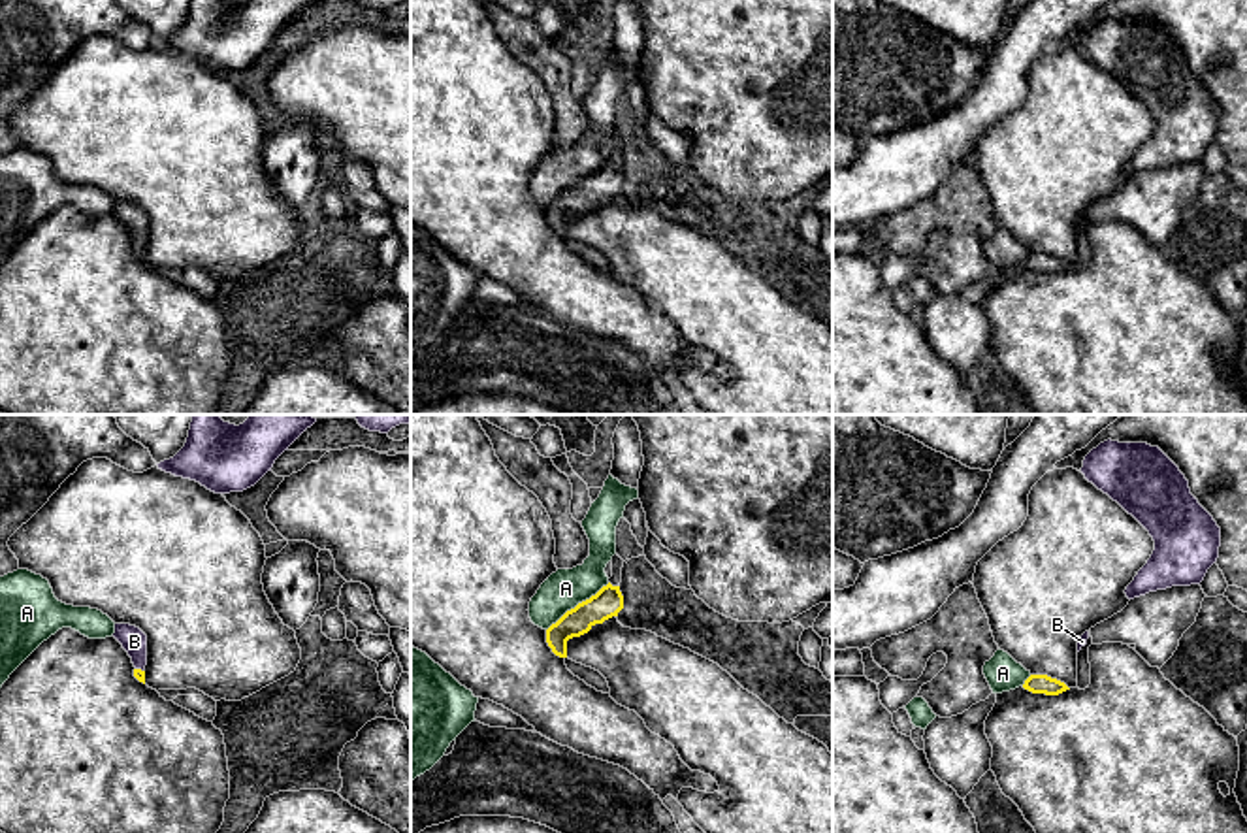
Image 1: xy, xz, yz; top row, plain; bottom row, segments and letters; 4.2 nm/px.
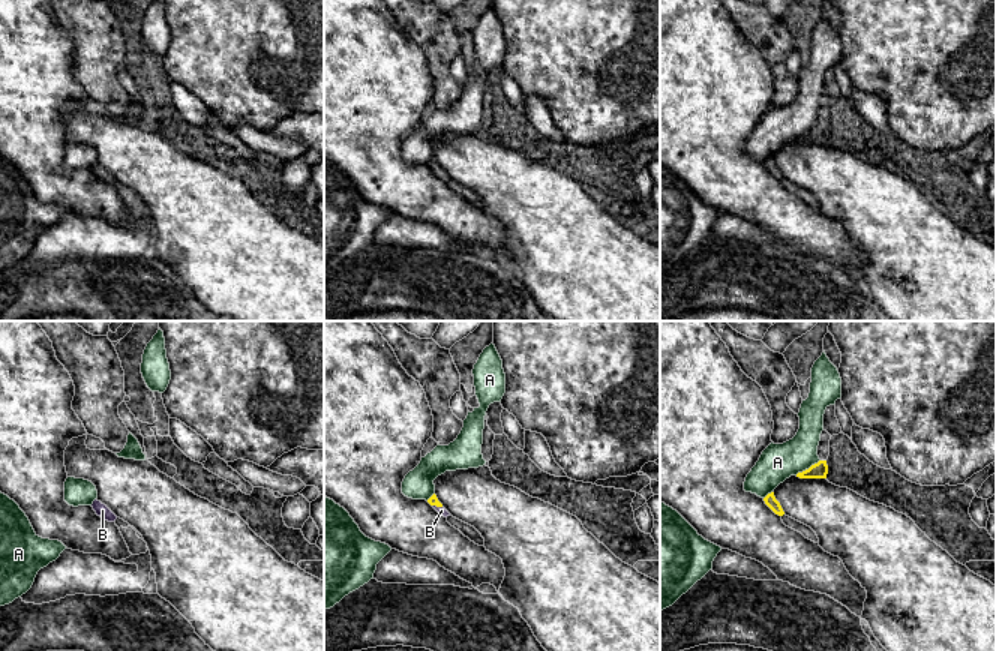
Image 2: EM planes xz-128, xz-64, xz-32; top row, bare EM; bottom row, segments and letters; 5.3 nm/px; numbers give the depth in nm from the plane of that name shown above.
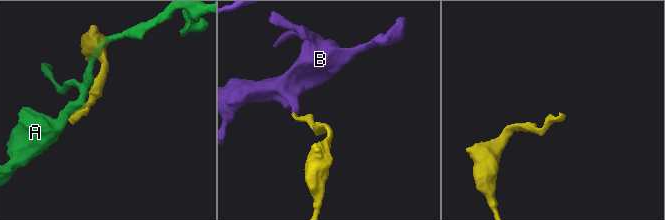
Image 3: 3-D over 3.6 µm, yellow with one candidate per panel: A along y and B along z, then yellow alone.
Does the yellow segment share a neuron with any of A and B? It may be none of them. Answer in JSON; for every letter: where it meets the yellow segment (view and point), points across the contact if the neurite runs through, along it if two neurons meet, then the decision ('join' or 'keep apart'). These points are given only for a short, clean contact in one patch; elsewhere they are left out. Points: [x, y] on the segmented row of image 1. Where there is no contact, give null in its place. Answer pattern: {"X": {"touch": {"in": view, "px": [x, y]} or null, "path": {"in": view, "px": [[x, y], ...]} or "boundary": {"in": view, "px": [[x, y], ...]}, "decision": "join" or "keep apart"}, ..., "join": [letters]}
{"A": {"touch": {"in": "xz", "px": [579, 604]}, "boundary": {"in": "xz", "px": [[609, 583], [567, 609], [547, 630]]}, "decision": "keep apart"}, "B": {"touch": {"in": "xy", "px": [140, 669]}, "path": {"in": "xy", "px": [[138, 673], [140, 669], [134, 641]]}, "decision": "join"}, "join": ["B"]}

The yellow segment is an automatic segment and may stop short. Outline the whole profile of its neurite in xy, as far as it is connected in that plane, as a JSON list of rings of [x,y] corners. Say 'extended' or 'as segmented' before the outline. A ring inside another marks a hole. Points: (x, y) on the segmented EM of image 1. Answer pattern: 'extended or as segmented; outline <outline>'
extended; outline [[[115,624],[113,637],[122,645],[134,663],[134,677],[145,684],[145,665],[147,665],[147,635],[130,624]]]

